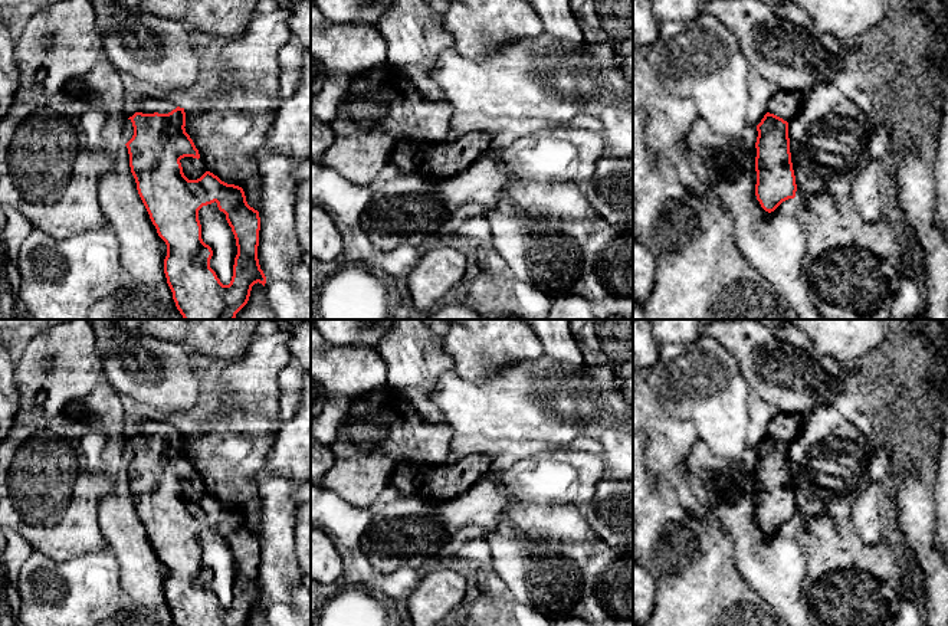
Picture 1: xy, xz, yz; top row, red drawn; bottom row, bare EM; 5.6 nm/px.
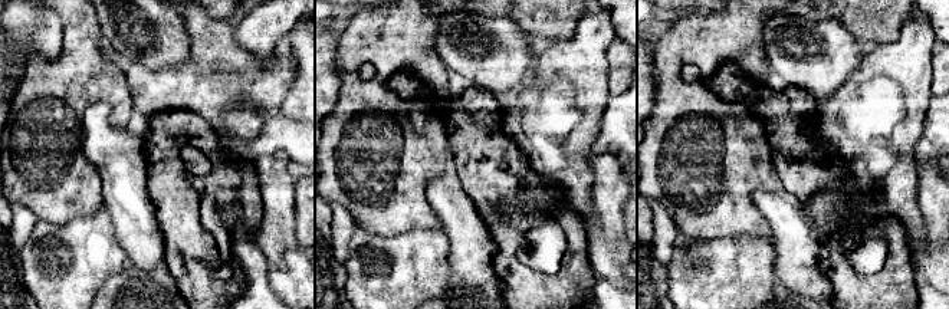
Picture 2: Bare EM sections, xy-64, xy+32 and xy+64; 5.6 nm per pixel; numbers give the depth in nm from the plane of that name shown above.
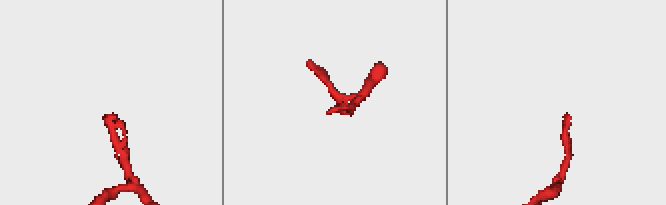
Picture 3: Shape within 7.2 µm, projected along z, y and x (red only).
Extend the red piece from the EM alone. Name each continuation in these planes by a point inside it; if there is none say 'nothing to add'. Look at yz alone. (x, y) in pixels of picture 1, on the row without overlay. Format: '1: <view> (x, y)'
1: yz (786, 428)

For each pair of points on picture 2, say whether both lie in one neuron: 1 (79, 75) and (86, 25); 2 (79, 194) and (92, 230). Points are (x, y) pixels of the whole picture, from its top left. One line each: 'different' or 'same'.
1: same
2: different

